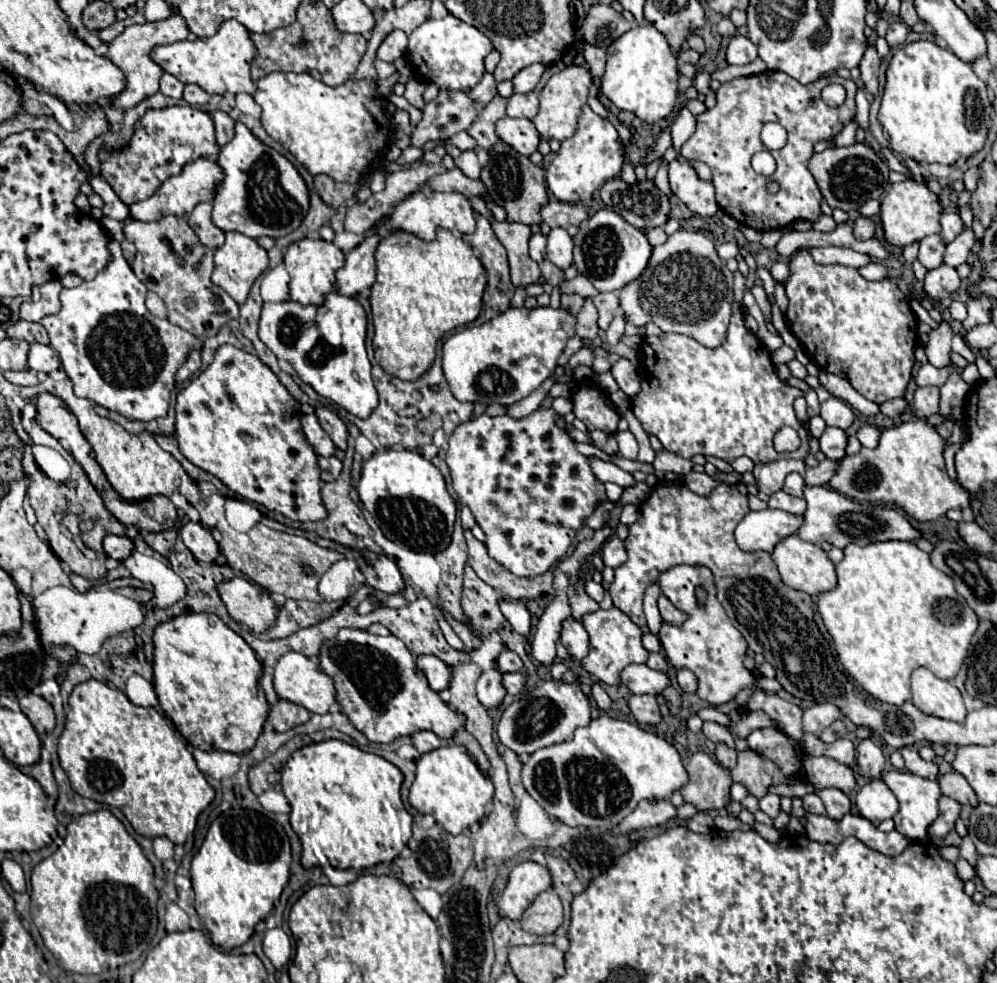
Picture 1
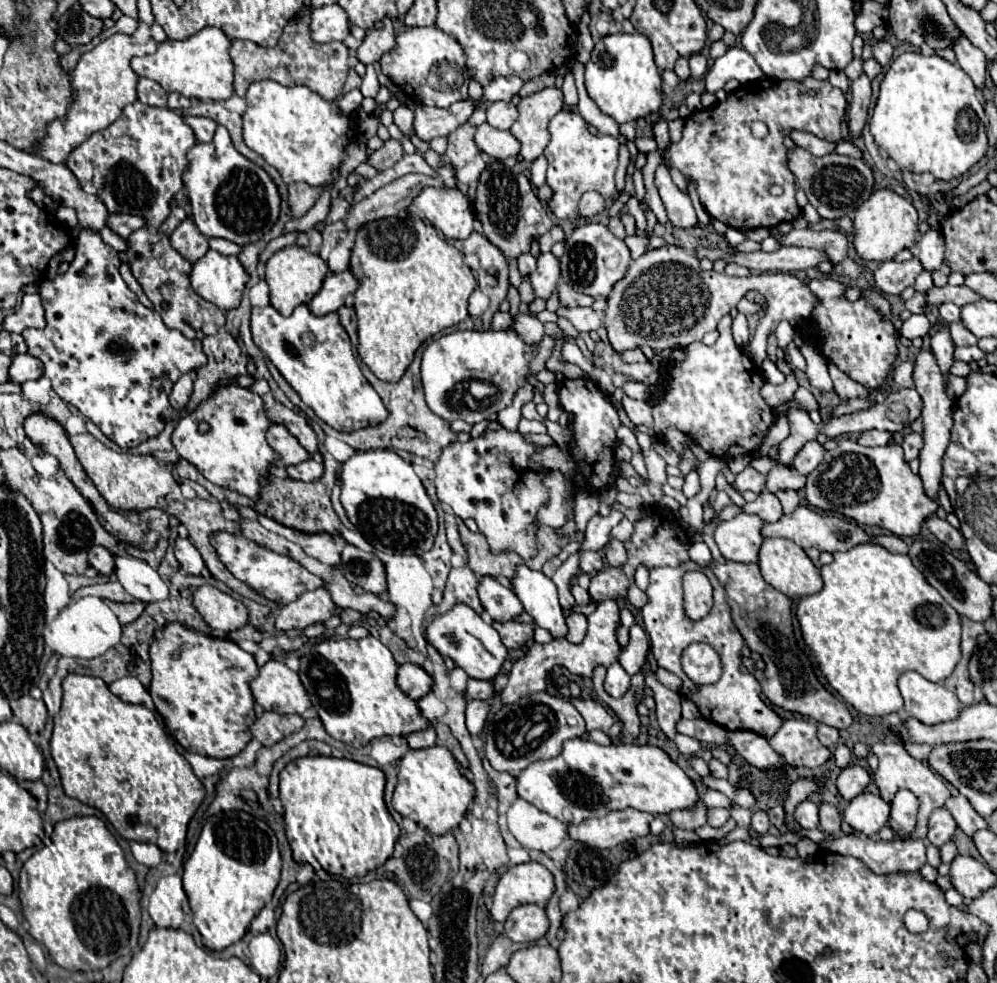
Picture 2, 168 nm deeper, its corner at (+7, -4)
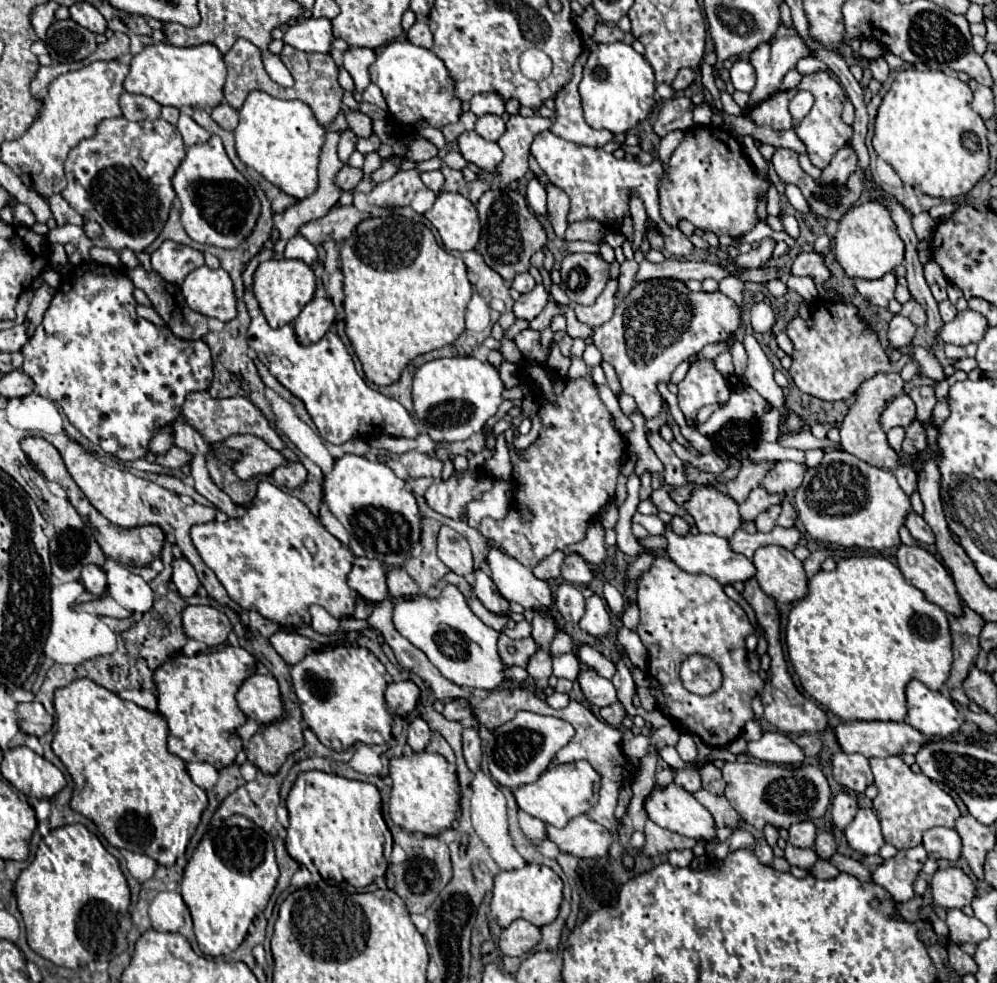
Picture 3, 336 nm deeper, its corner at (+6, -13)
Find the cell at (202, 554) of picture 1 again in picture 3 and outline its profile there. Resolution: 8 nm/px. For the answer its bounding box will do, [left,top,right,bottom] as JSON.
[172,557,200,597]

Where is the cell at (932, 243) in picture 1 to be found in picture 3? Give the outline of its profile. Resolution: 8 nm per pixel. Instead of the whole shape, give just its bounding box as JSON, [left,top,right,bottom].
[854,273,896,307]

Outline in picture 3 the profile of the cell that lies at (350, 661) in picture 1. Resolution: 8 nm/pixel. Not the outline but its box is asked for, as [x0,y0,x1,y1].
[290,647,394,751]

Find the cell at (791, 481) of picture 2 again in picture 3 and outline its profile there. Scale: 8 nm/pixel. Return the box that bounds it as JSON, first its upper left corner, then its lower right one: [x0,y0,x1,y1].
[740,487,784,521]

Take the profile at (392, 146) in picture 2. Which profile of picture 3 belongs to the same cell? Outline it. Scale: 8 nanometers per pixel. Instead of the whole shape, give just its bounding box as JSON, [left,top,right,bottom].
[334,165,364,191]

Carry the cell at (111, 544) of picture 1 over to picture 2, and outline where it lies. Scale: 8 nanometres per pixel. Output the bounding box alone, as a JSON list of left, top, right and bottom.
[89,546,115,574]

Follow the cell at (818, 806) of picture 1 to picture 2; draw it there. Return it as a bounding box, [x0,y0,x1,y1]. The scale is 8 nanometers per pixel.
[793,800,819,830]

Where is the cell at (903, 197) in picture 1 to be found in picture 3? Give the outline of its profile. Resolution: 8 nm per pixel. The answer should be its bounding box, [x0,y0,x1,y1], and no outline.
[832,201,904,279]

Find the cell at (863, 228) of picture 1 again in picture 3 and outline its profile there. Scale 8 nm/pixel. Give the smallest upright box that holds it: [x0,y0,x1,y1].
[790,251,830,289]

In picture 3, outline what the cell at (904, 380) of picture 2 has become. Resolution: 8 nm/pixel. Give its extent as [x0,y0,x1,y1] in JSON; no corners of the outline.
[840,373,904,471]

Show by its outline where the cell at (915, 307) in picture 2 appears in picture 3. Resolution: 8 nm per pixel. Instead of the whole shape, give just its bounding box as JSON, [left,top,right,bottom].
[888,315,916,349]

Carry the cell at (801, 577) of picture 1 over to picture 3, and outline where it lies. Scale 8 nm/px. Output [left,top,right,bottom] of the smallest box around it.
[752,545,808,603]

